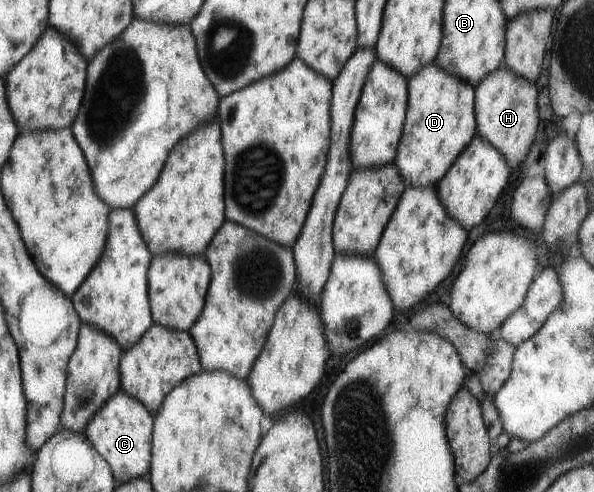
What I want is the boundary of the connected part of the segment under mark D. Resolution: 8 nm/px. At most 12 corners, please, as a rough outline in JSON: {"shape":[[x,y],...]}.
{"shape":[[436,66],[408,81],[394,164],[437,186],[476,133],[476,88]]}

